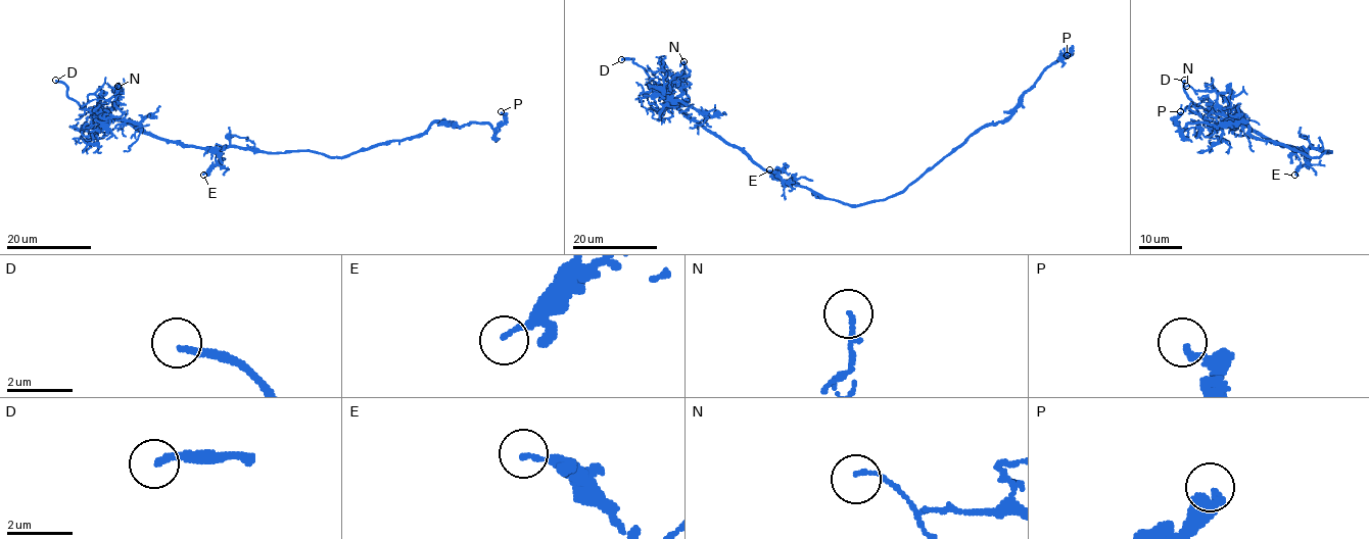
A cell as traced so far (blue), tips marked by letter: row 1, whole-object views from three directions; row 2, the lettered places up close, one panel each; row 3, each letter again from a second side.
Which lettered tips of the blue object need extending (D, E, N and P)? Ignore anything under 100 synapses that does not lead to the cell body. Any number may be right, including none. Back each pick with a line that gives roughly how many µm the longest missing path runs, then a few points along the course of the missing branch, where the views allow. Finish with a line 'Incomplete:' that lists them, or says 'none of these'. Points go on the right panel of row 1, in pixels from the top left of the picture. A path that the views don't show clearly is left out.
D: missing 25 µm
Incomplete: D

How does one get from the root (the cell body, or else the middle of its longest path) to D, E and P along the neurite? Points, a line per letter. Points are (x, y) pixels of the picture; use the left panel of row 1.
D: (284, 152), (205, 149), (157, 138), (81, 106), (55, 80)
E: (284, 152), (253, 152), (240, 147), (225, 147), (221, 158), (203, 175)
P: (284, 152), (344, 157), (416, 137), (433, 123), (479, 123), (496, 129), (505, 121), (501, 111)

